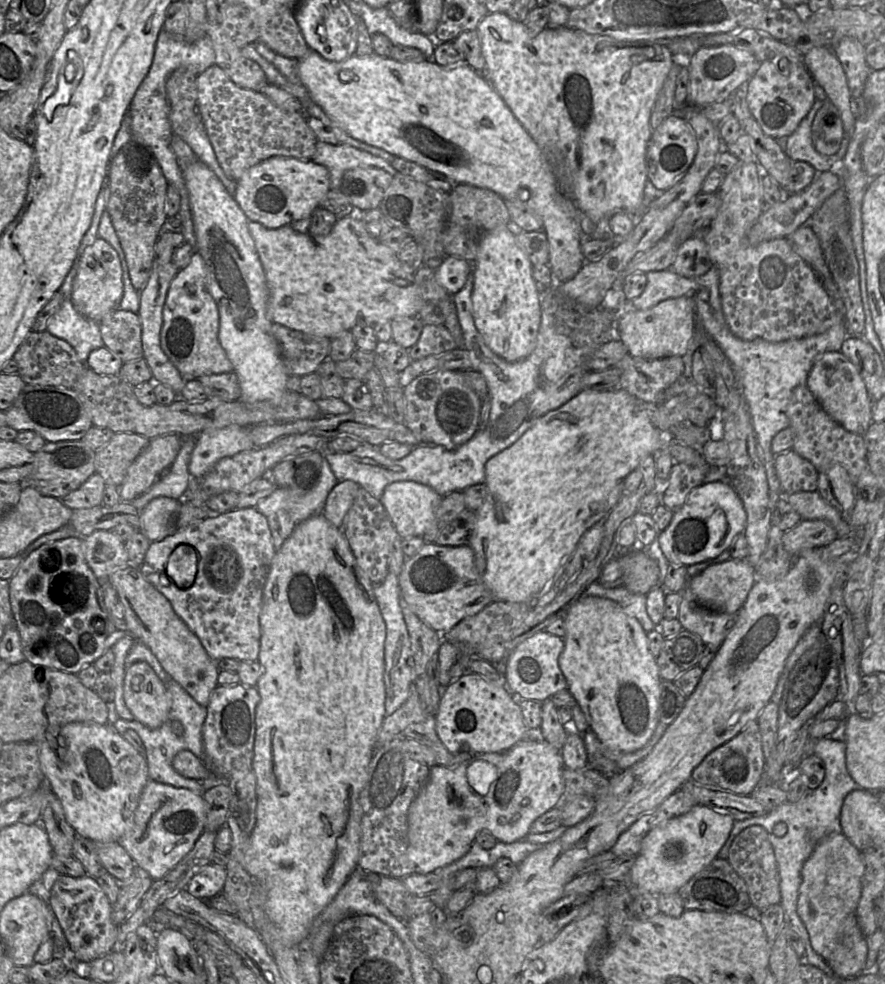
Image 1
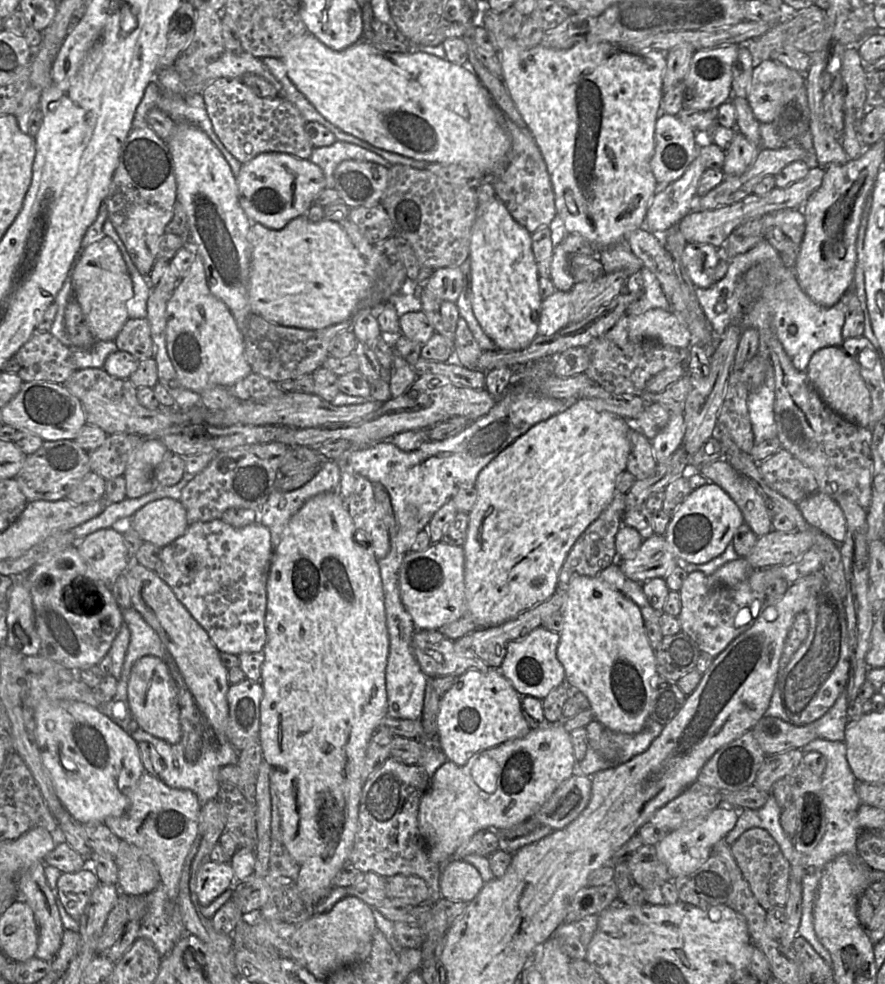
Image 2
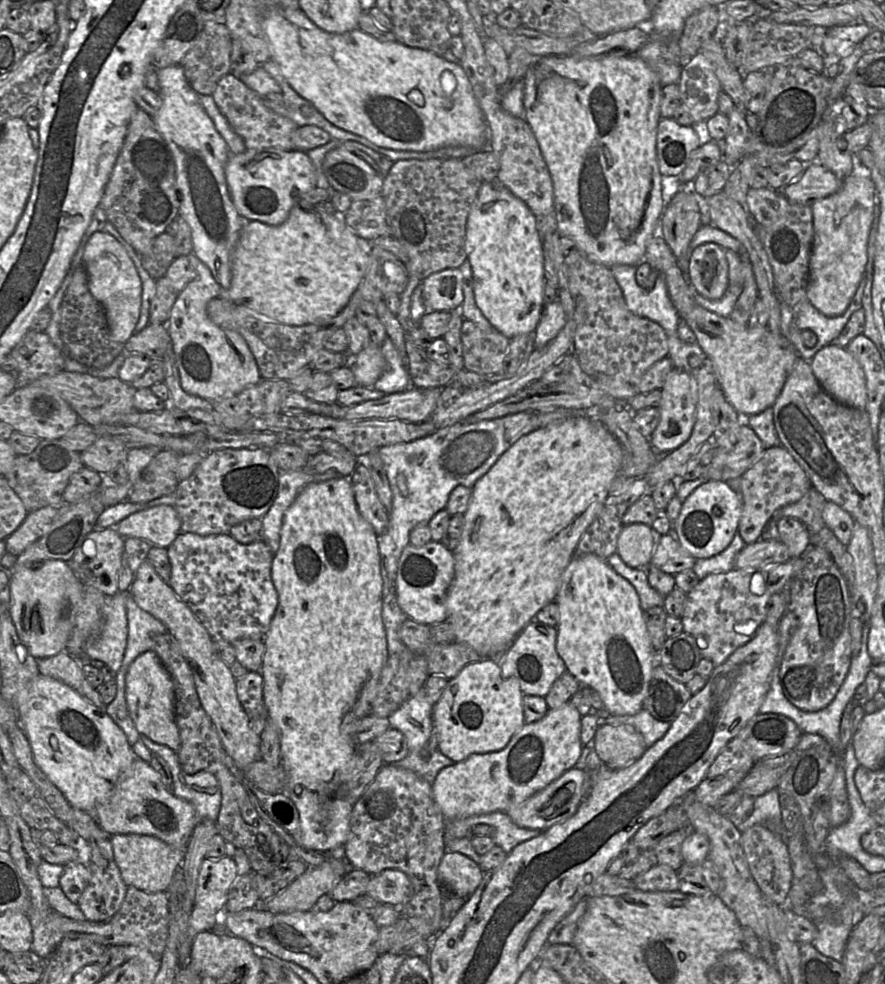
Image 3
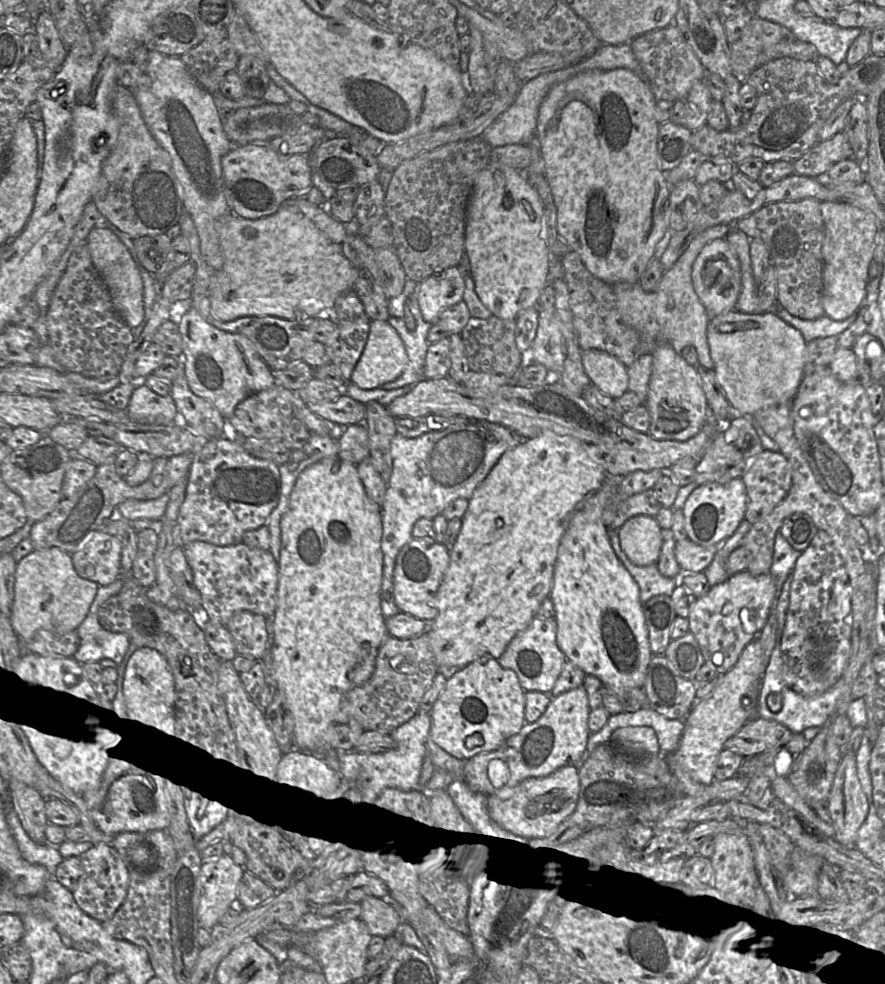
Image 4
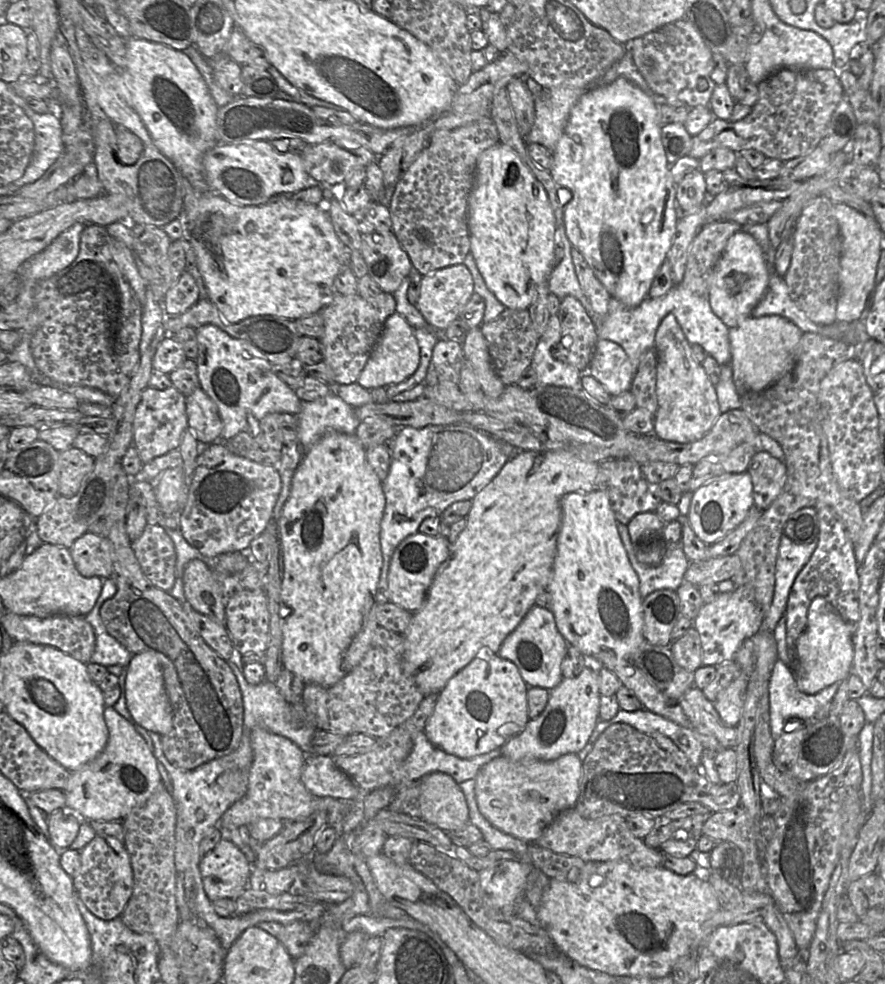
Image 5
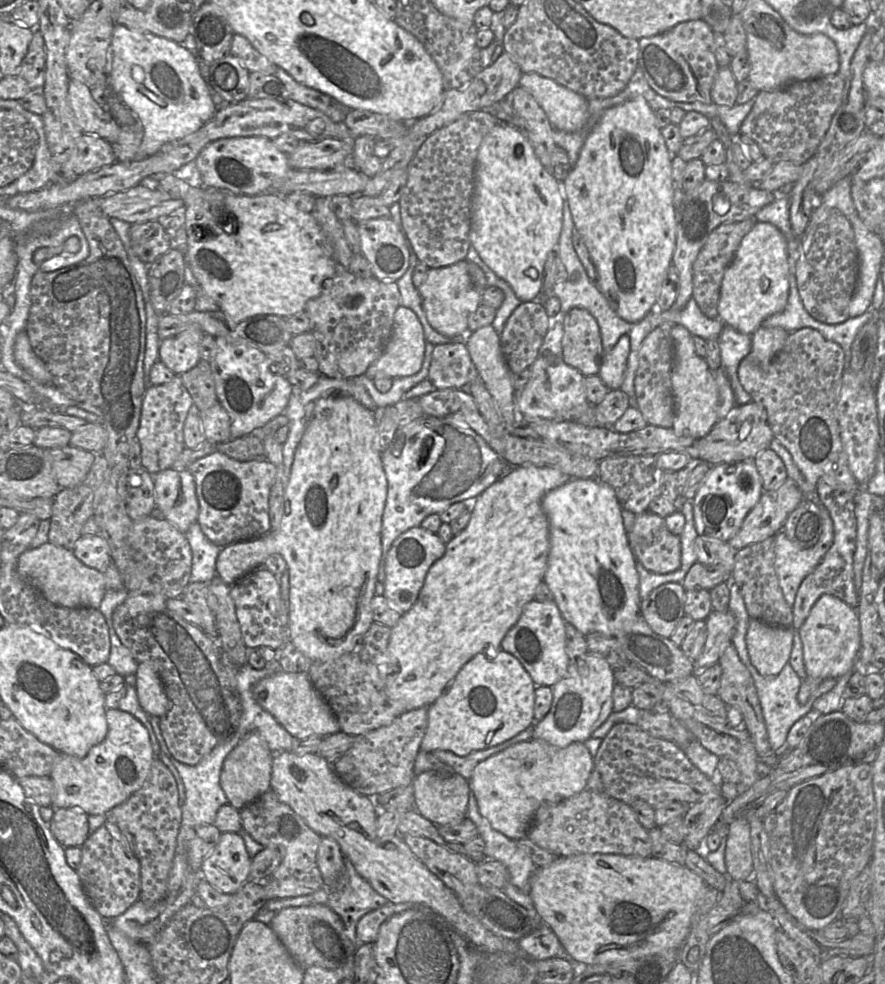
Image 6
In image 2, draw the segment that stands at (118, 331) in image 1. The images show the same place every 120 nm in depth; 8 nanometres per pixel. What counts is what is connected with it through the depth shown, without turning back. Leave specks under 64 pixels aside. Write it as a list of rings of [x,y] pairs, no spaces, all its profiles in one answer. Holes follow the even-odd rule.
[[[129,318],[114,340],[118,350],[126,351],[139,360],[153,358],[155,345],[147,318]]]

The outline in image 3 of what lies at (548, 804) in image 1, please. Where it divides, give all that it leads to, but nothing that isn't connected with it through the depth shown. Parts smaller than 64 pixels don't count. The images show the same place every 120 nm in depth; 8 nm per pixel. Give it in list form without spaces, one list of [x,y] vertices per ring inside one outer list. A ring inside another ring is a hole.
[[[568,702],[557,709],[550,709],[537,722],[525,723],[500,751],[472,754],[461,762],[440,770],[432,784],[434,799],[439,805],[445,822],[492,812],[505,812],[515,808],[534,793],[545,788],[565,771],[575,767],[582,753],[580,739],[582,715]]]

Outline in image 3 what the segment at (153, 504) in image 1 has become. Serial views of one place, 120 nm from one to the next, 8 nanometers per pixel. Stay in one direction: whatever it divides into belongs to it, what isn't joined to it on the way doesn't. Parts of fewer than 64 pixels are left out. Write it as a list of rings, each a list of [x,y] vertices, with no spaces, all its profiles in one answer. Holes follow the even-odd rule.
[[[158,505],[130,514],[115,528],[123,538],[140,538],[167,548],[181,532],[181,520],[174,506]]]

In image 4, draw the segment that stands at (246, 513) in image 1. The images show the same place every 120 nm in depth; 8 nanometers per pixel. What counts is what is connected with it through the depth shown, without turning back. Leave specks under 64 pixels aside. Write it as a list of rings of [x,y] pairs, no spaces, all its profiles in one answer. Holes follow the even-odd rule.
[[[194,541],[183,546],[184,555],[193,573],[194,586],[201,594],[201,612],[212,623],[226,626],[229,619],[239,611],[250,611],[268,618],[275,613],[278,587],[277,562],[269,550],[250,548],[244,543],[216,546]]]

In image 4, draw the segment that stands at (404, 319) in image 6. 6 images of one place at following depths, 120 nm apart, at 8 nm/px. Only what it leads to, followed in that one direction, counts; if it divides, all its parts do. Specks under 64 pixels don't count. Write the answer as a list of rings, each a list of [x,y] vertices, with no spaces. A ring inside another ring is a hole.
[[[388,321],[370,323],[368,340],[350,382],[361,389],[380,388],[397,379],[408,363],[405,345]]]

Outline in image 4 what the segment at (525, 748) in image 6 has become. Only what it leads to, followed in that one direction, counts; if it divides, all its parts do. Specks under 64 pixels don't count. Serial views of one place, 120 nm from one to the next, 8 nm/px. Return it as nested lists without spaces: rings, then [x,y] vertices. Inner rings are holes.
[[[571,764],[548,776],[523,780],[509,798],[488,796],[488,808],[492,818],[505,827],[530,836],[543,836],[551,833],[574,812],[579,792],[579,769]]]

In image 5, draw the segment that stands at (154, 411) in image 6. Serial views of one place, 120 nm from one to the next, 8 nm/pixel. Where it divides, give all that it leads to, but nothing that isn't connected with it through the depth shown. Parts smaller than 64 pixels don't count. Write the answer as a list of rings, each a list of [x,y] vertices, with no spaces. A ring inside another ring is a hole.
[[[174,386],[165,390],[146,388],[133,421],[133,446],[138,450],[142,464],[178,449],[187,428],[186,396],[182,392]]]

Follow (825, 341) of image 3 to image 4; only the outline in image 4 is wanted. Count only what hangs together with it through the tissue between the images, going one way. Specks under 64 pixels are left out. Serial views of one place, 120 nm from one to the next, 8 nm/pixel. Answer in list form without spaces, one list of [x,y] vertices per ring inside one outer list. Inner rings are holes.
[[[779,304],[774,307],[774,312],[785,322],[799,330],[806,343],[822,337],[834,336],[845,331],[858,317],[858,311],[849,318],[842,321],[835,321],[824,315],[813,320],[804,320],[790,314]]]

